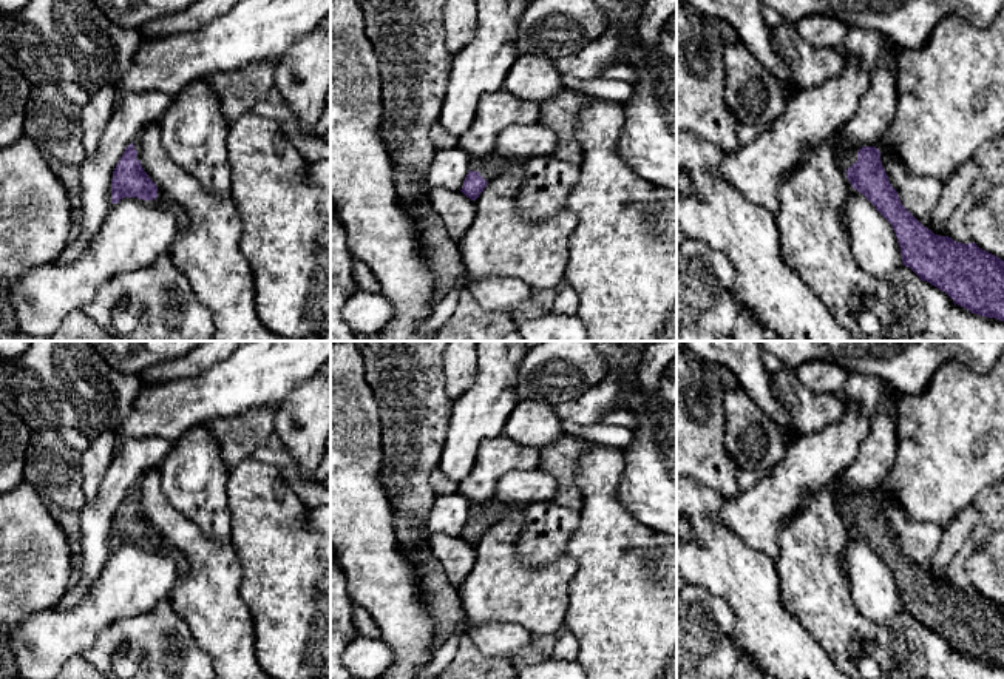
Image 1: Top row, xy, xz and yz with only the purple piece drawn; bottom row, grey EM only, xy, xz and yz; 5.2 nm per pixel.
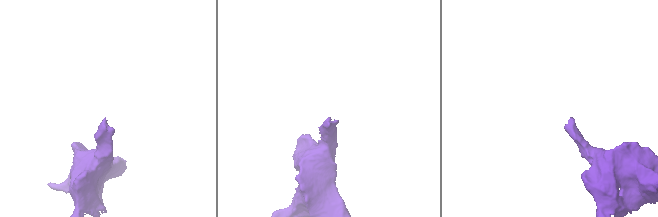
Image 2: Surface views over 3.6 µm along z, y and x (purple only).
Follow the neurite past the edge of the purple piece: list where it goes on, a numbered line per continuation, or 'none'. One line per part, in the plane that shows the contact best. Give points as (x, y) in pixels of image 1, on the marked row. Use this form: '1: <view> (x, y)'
1: yz (847, 156)

